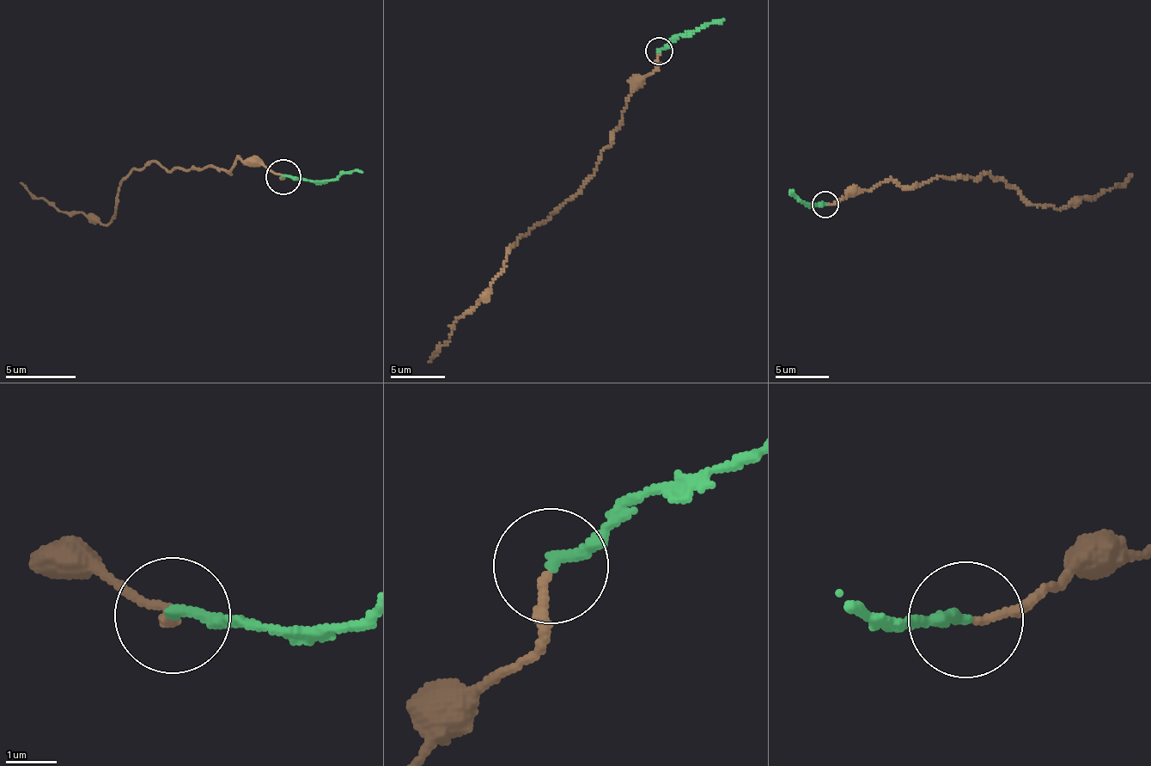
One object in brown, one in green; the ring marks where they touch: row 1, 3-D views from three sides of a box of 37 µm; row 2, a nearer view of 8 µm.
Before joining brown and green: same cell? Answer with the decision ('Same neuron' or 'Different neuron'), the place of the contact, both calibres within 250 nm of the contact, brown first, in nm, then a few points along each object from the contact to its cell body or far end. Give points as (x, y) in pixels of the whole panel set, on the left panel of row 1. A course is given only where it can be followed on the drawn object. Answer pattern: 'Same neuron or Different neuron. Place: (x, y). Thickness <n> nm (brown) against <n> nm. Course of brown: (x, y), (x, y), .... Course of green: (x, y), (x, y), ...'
Same neuron. Place: (283, 177). Thickness 130 nm (brown) against 240 nm. Course of brown: (283, 176), (238, 157), (230, 174), (149, 162), (121, 182), (106, 226), (59, 211), (20, 183). Course of green: (283, 176), (309, 182), (362, 174)

